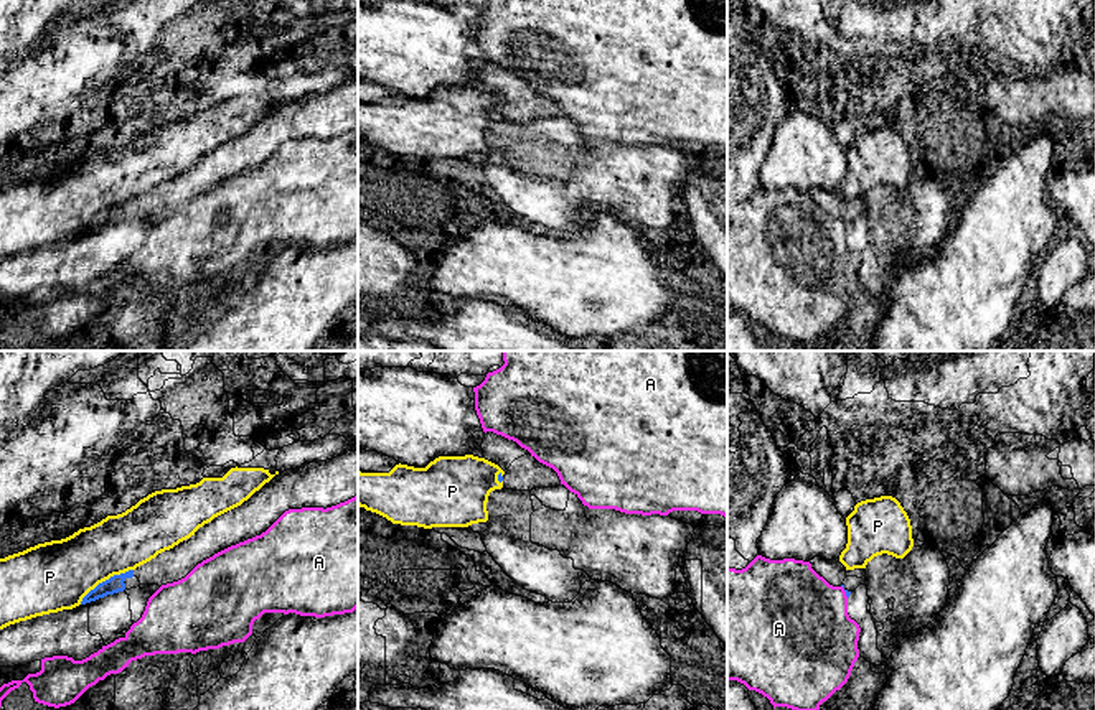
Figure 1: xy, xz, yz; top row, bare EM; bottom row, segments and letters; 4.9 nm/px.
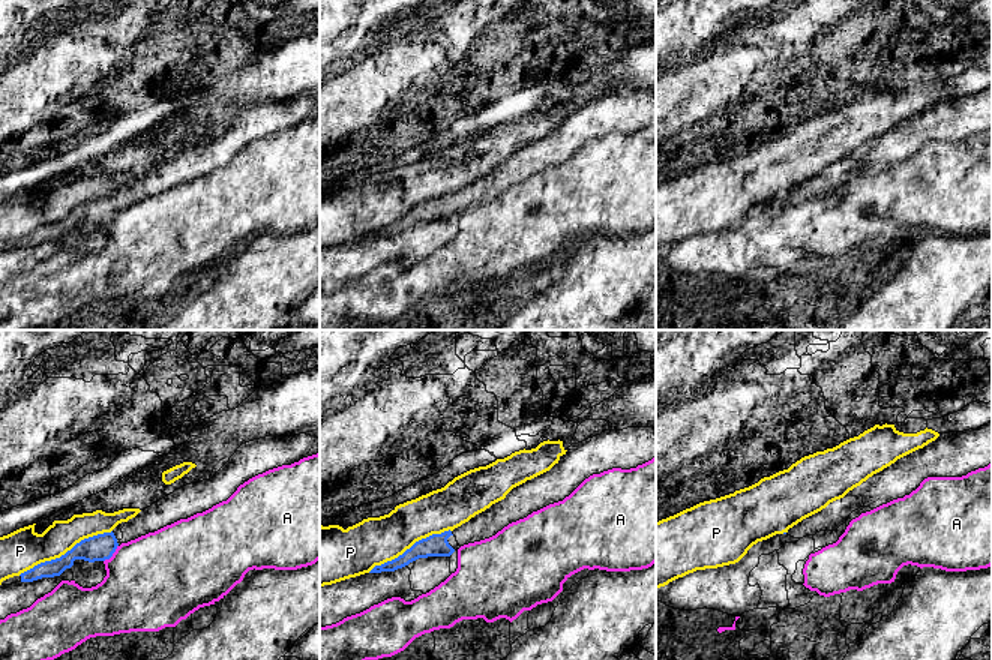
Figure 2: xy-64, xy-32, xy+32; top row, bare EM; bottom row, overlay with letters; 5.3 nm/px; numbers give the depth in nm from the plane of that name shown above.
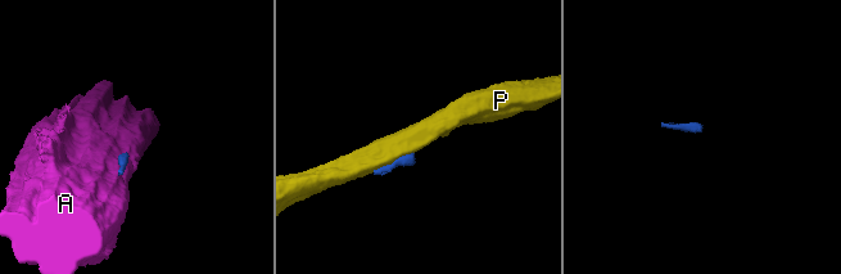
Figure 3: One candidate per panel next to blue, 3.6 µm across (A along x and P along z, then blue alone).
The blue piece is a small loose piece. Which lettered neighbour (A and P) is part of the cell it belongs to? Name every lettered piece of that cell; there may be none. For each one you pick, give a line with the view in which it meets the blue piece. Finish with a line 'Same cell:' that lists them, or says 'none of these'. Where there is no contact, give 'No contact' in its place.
Same cell: none of these

